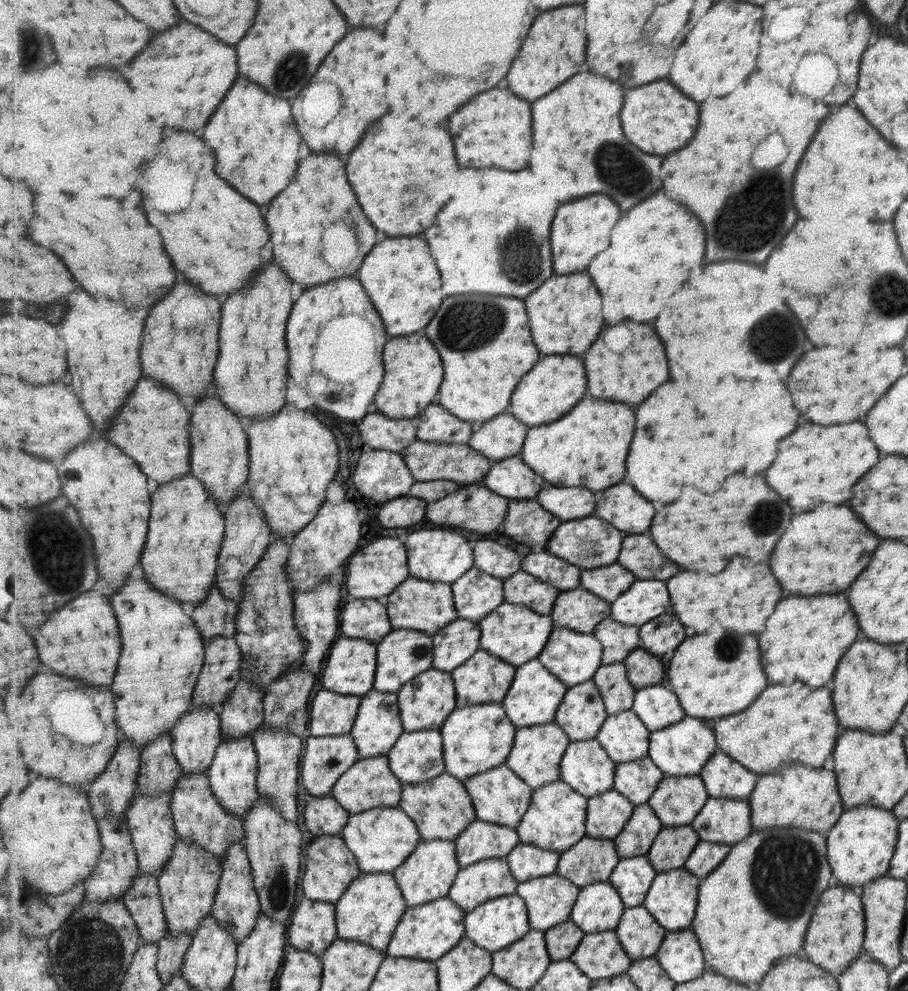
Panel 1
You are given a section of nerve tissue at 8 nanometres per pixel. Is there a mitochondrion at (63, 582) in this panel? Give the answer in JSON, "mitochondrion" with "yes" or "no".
{"mitochondrion":"yes"}

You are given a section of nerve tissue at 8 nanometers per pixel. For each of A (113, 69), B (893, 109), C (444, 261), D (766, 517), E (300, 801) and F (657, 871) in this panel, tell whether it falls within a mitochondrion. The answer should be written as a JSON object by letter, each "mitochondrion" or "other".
{"A":"other","B":"other","C":"other","D":"mitochondrion","E":"other","F":"other"}

